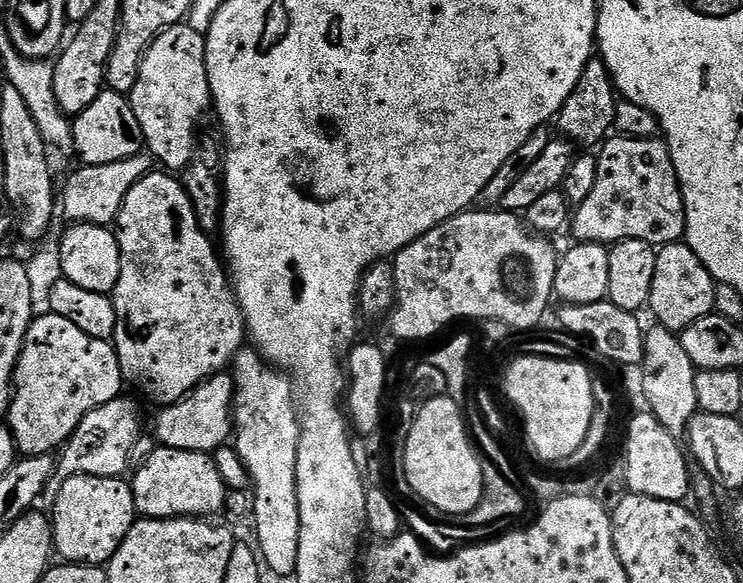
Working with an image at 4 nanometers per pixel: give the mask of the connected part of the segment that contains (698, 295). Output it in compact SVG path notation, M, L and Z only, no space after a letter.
M686 242L665 244L657 251L654 266L654 286L650 286L648 308L656 315L655 323L669 331L679 334L686 330L698 318L713 315L716 303L717 281L706 270L706 266L694 254L694 250Z

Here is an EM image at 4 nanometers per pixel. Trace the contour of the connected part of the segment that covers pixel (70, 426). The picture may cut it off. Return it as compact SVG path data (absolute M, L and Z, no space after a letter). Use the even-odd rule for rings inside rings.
M48 310L45 316L37 315L28 328L6 424L24 456L47 456L63 449L79 423L91 411L119 397L123 388L126 381L115 347L107 340L90 338L74 322Z

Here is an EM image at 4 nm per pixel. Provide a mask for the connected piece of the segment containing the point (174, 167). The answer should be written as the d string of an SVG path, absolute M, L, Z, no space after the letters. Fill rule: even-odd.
M187 22L175 24L159 32L152 39L152 45L144 51L138 70L138 82L134 82L134 90L130 93L134 118L138 118L138 126L142 126L145 149L157 165L163 166L172 174L179 173L190 162L196 149L196 127L200 124L200 115L210 108L205 39L205 33L194 30Z

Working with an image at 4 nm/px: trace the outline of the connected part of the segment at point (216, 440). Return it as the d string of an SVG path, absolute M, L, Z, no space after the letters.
M231 375L211 376L199 384L185 400L169 404L159 409L154 439L157 445L174 450L215 453L217 448L225 447L234 436L234 405L236 403L236 384Z

